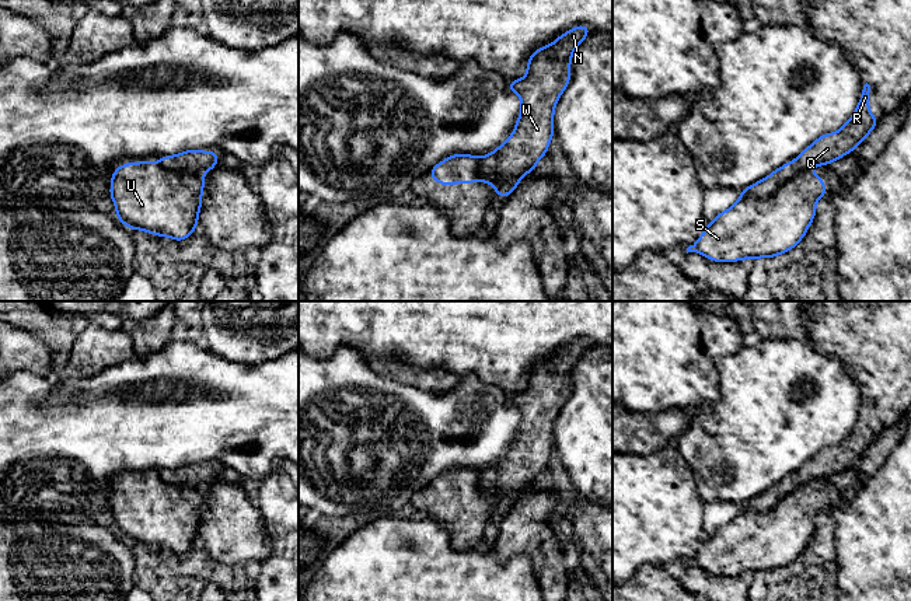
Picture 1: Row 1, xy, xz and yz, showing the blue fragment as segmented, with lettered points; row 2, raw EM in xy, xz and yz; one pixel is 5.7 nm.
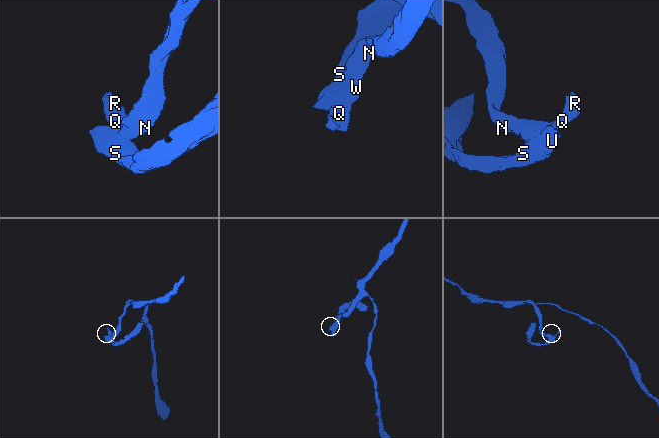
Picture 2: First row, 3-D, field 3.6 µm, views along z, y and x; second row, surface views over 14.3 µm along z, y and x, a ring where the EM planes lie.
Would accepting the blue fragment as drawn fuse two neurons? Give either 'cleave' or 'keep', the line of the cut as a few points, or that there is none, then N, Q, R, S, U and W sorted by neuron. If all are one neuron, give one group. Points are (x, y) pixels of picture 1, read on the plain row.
cleave; cut yz (807, 482), (795, 485), (771, 507), (742, 510); groups N Q R W / S U

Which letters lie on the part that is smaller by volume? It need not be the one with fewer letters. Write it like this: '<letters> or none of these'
S, U

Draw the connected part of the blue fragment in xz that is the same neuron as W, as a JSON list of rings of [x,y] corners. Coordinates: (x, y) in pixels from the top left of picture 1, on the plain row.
[[[587,339],[569,343],[530,370],[521,394],[509,395],[509,405],[521,413],[514,445],[495,465],[478,472],[486,485],[482,495],[495,500],[495,509],[512,509],[521,492],[534,485],[548,467],[554,451],[554,423],[570,395],[573,366],[589,347]]]

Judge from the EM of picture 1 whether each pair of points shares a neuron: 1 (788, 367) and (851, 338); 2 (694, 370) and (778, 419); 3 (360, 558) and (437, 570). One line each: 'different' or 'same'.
1: different
2: different
3: same

